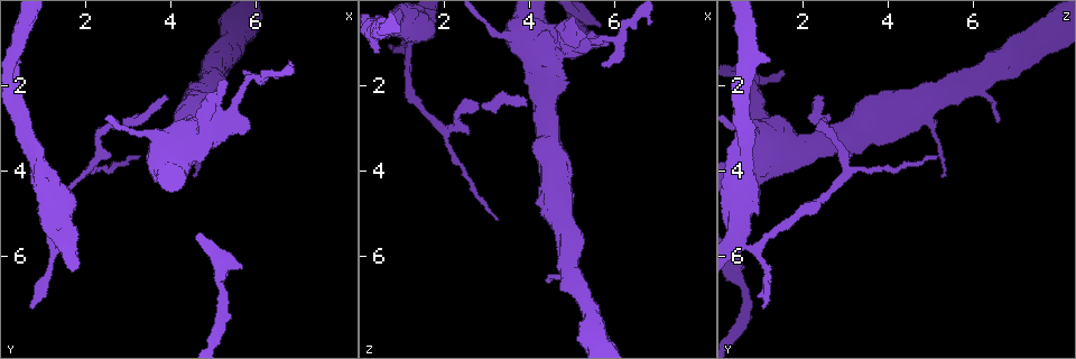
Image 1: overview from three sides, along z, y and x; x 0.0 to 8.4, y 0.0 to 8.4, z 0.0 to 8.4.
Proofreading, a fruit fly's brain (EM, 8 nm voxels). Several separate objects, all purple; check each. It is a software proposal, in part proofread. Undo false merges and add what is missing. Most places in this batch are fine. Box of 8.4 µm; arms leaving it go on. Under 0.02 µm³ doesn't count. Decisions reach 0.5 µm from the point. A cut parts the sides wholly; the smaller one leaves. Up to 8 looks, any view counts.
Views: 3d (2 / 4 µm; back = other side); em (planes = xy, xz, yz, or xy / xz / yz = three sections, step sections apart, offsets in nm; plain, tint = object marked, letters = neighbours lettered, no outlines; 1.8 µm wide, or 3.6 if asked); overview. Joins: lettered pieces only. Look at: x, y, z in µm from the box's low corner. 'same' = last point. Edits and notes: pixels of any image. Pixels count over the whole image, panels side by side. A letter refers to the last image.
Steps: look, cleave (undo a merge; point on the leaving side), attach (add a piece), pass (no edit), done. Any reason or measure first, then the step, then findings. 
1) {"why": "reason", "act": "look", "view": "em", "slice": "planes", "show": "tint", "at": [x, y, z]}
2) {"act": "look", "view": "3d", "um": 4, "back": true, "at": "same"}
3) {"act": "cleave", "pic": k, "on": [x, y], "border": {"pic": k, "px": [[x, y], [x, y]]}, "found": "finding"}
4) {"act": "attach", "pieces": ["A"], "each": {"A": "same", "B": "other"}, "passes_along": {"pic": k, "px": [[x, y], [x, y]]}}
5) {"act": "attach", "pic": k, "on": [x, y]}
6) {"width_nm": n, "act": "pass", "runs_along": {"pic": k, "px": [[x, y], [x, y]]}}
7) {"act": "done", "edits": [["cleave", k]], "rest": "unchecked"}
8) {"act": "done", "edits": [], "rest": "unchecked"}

{"why": "long arm stops here", "act": "look", "view": "3d", "um": 4, "back": true, "at": [3.95, 2.30, 2.50]}

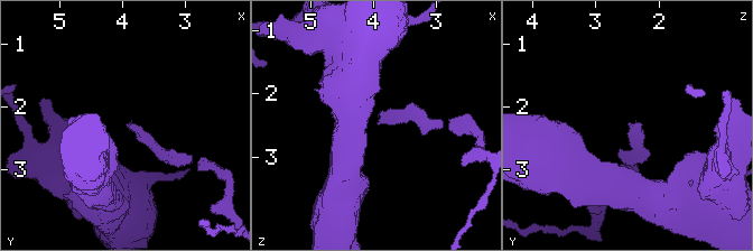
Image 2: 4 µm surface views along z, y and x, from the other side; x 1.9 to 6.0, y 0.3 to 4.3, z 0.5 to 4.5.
{"act": "look", "view": "em", "slice": "planes", "show": "letters", "at": [3.90, 2.30, 2.45]}

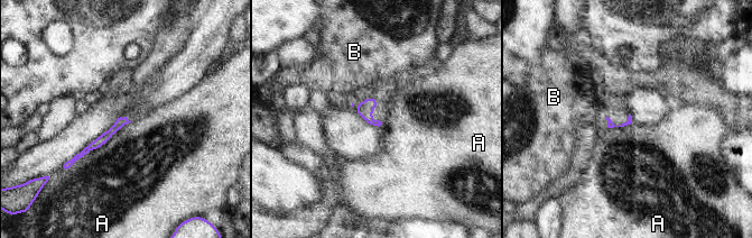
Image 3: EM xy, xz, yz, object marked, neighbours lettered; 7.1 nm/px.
{"act": "pass", "each": {"A": "other", "B": "other"}, "found": "none of them fits"}

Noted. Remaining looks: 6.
{"why": "thick end", "act": "look", "view": "3d", "um": 4, "back": true, "at": [5.20, 1.90, 0.75]}

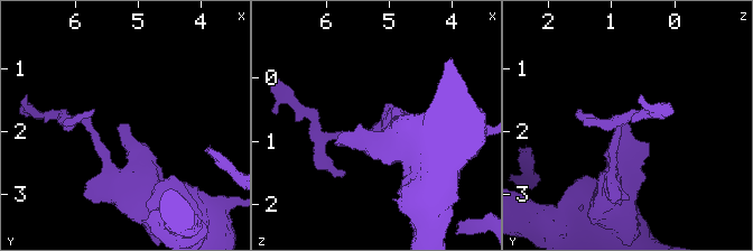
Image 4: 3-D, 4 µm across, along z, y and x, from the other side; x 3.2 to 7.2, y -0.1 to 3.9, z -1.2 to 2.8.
{"act": "look", "view": "em", "slice": "yz", "step": 8, "show": "letters", "at": [5.25, 1.85, 0.85]}

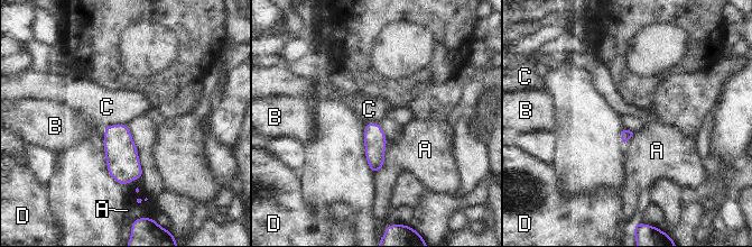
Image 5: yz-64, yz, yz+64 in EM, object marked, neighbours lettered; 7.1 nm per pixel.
{"why": "cut it another way", "act": "look", "view": "em", "slice": "planes", "show": "letters", "at": "same"}

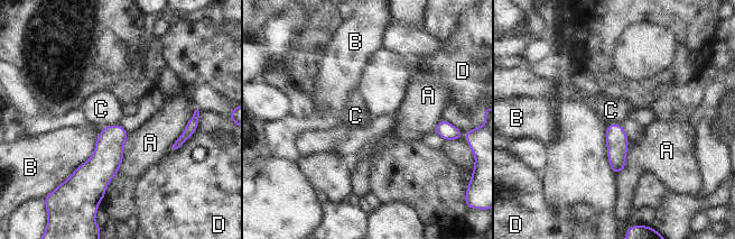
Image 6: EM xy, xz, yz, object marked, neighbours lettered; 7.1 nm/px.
{"act": "pass", "each": {"A": "other", "B": "other", "C": "other", "D": "other"}, "border": {"pic": 6, "px": [[118, 122], [103, 128]]}, "found": "none of them fits"}

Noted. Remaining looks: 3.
{"why": "tapers out", "act": "look", "view": "em", "um": 3.6, "slice": "yz", "step": 8, "show": "tint", "at": [0.80, 7.20, 1.05]}

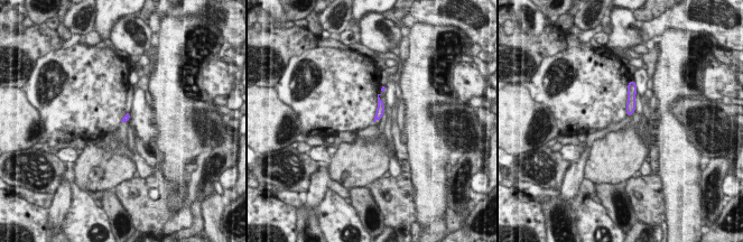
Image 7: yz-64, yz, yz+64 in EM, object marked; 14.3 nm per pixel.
{"why": "cut it another way", "act": "look", "view": "em", "um": 3.6, "slice": "planes", "show": "letters", "at": "same"}

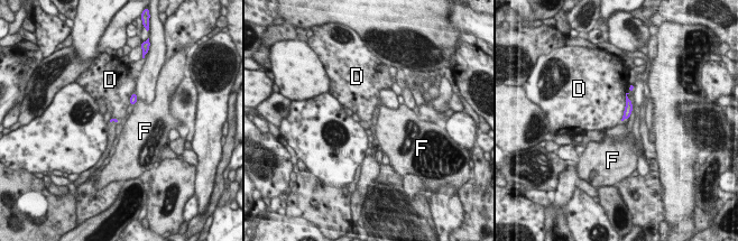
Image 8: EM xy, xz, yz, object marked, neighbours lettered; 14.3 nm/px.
{"act": "pass", "each": {"D": "other", "F": "other"}, "border": {"pic": 8, "px": [[626, 93], [626, 105], [623, 112]]}, "found": "none of them fits"}

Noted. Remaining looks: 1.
{"act": "done", "edits": [], "rest": "unchecked"}

